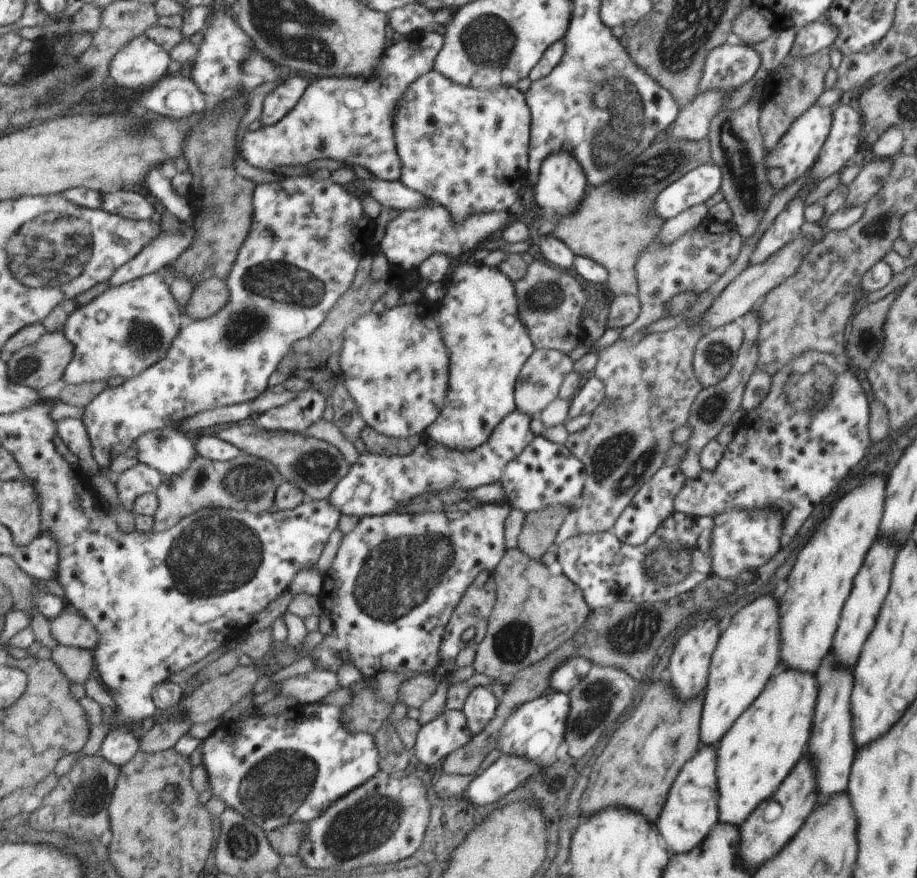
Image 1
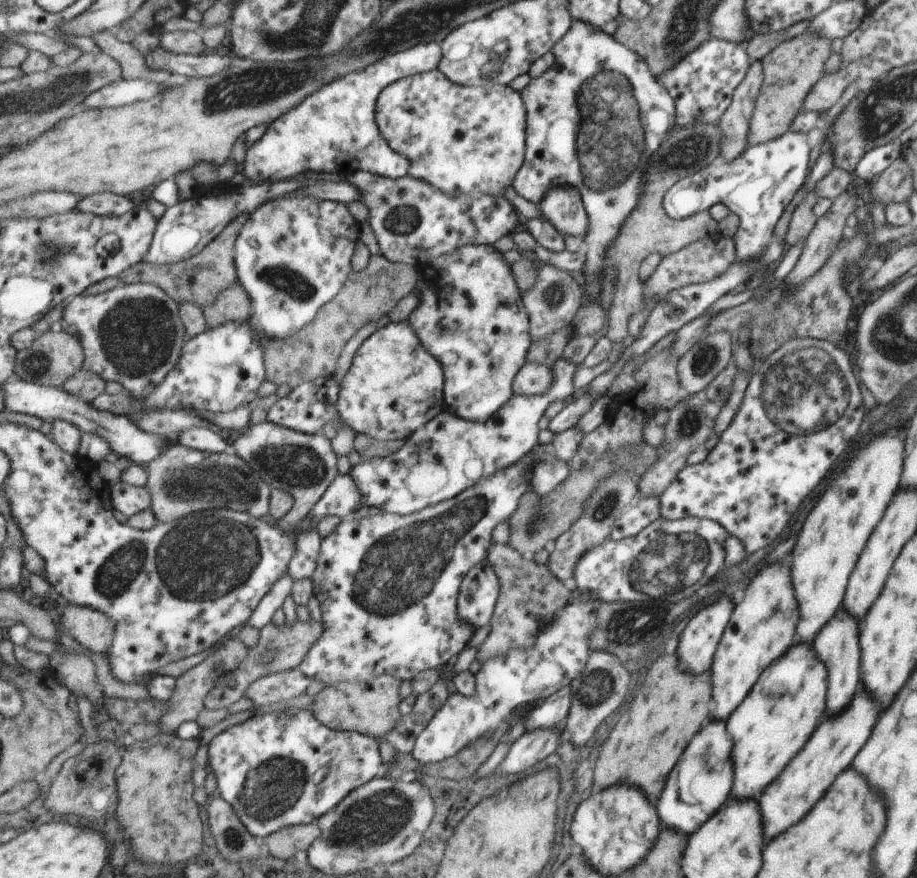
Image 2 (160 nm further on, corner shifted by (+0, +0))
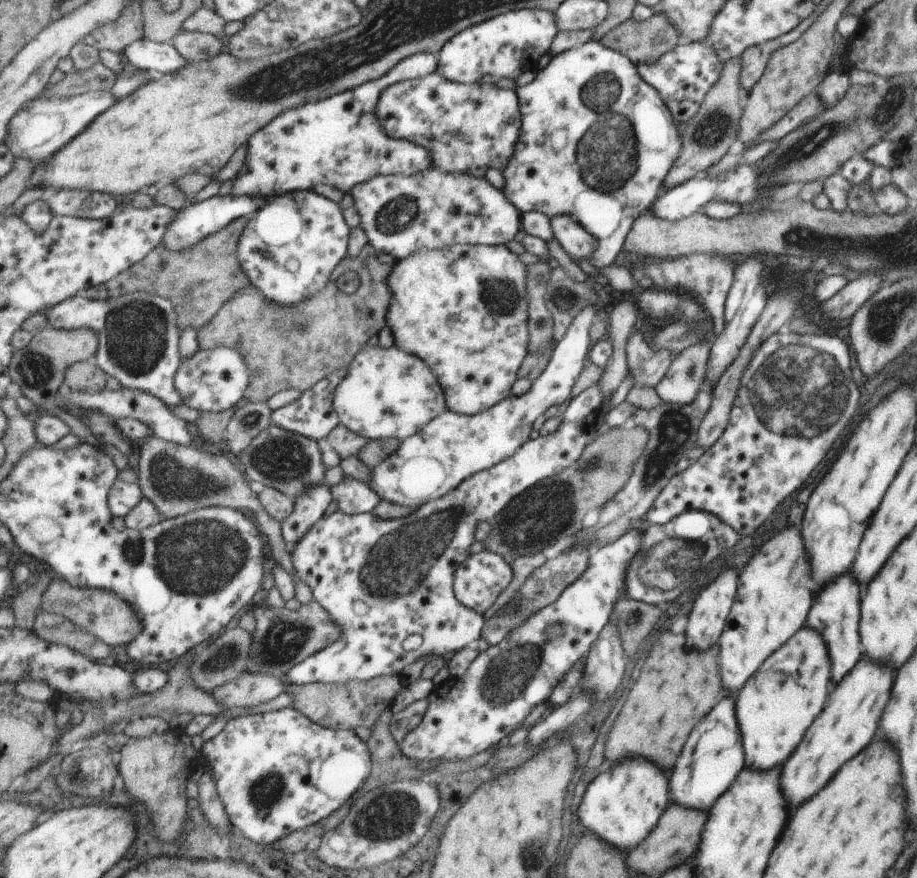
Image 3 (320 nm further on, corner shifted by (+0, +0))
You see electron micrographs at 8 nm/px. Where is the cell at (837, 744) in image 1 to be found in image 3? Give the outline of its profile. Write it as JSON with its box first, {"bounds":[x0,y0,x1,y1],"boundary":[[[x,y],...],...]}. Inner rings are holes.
{"bounds":[809,574,860,682],"boundary":[[[841,574],[837,580],[821,588],[817,594],[817,604],[813,604],[813,612],[809,612],[809,626],[817,628],[825,640],[829,640],[829,656],[833,656],[833,682],[839,682],[845,670],[851,670],[859,660],[860,638],[857,636],[857,620],[859,620],[859,586],[851,578],[851,574]]]}

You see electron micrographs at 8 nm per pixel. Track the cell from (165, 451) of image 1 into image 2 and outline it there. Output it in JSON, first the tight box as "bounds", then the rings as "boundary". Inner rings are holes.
{"bounds":[5,380,170,467],"boundary":[[[21,380],[11,382],[5,387],[6,408],[26,415],[36,416],[44,421],[54,422],[61,419],[76,424],[82,432],[98,434],[106,440],[114,453],[127,458],[133,464],[147,467],[152,460],[158,458],[170,445],[168,440],[158,434],[151,434],[138,427],[131,418],[115,414],[111,411],[95,408],[81,396],[74,395],[61,387],[51,385],[28,384]]]}

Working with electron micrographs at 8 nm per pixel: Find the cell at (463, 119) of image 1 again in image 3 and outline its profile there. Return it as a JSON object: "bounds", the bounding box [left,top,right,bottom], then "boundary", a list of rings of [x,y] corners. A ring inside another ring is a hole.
{"bounds":[377,71,519,177],"boundary":[[[438,71],[423,79],[401,81],[381,95],[377,114],[388,135],[407,139],[429,149],[434,166],[444,171],[459,171],[483,177],[487,166],[502,171],[512,157],[519,130],[519,103],[514,90],[501,90],[494,84],[465,84],[450,81]]]}

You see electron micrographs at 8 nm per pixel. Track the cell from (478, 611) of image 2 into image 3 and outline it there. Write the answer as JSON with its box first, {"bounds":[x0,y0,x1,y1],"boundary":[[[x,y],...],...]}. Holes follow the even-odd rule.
{"bounds":[456,551,512,612],"boundary":[[[481,551],[469,555],[456,570],[456,597],[469,608],[487,612],[512,579],[509,563],[499,554]]]}

